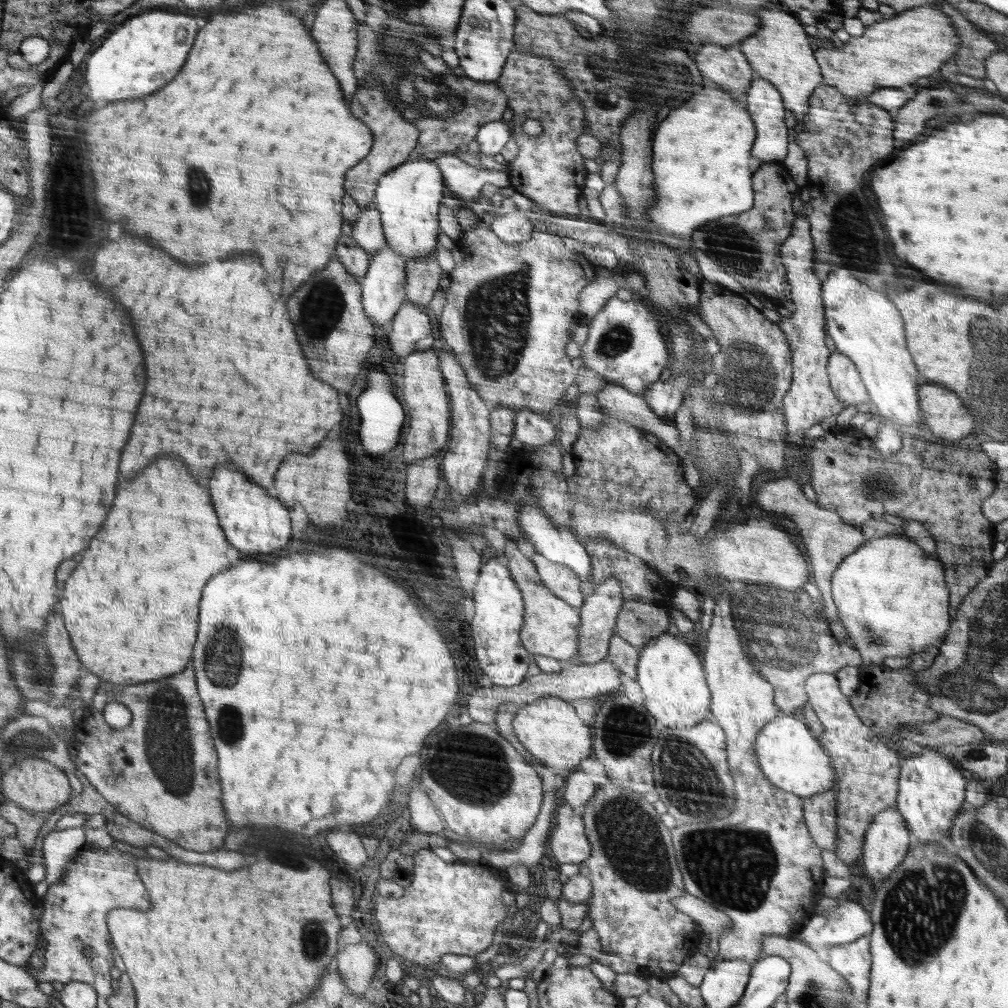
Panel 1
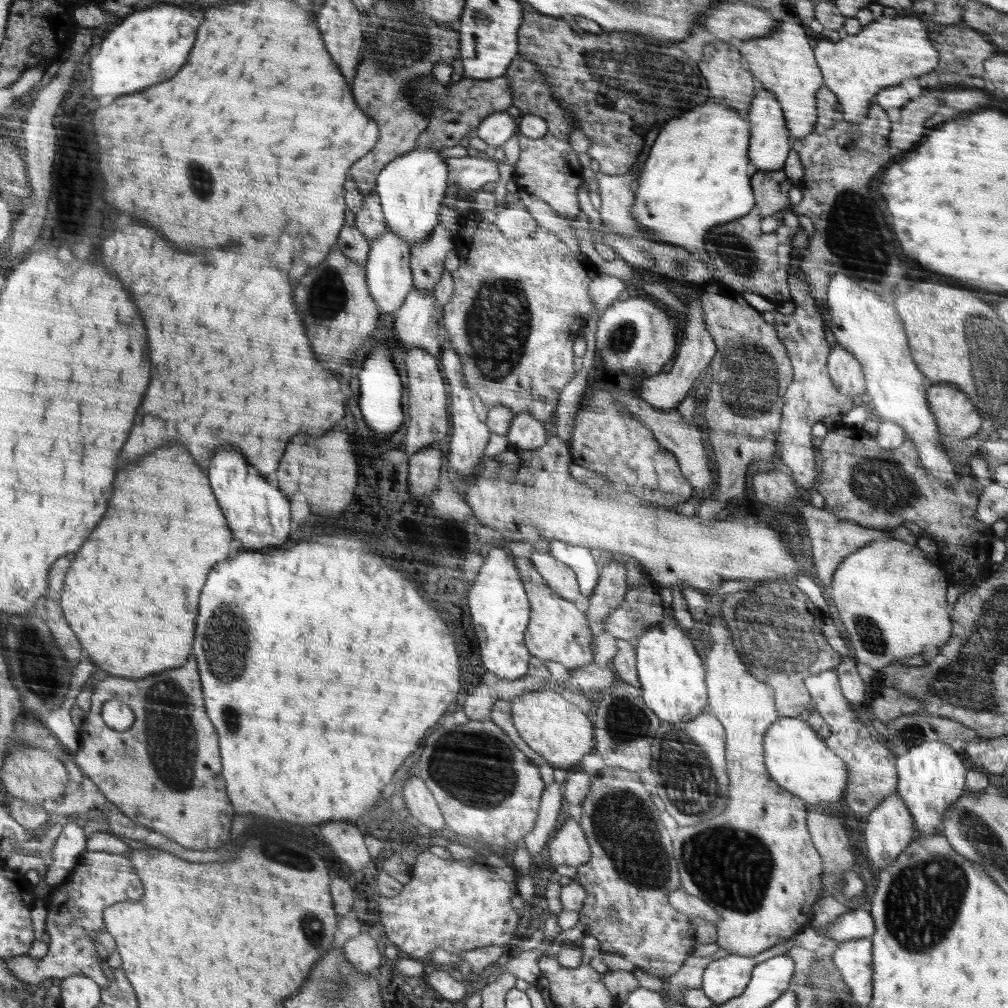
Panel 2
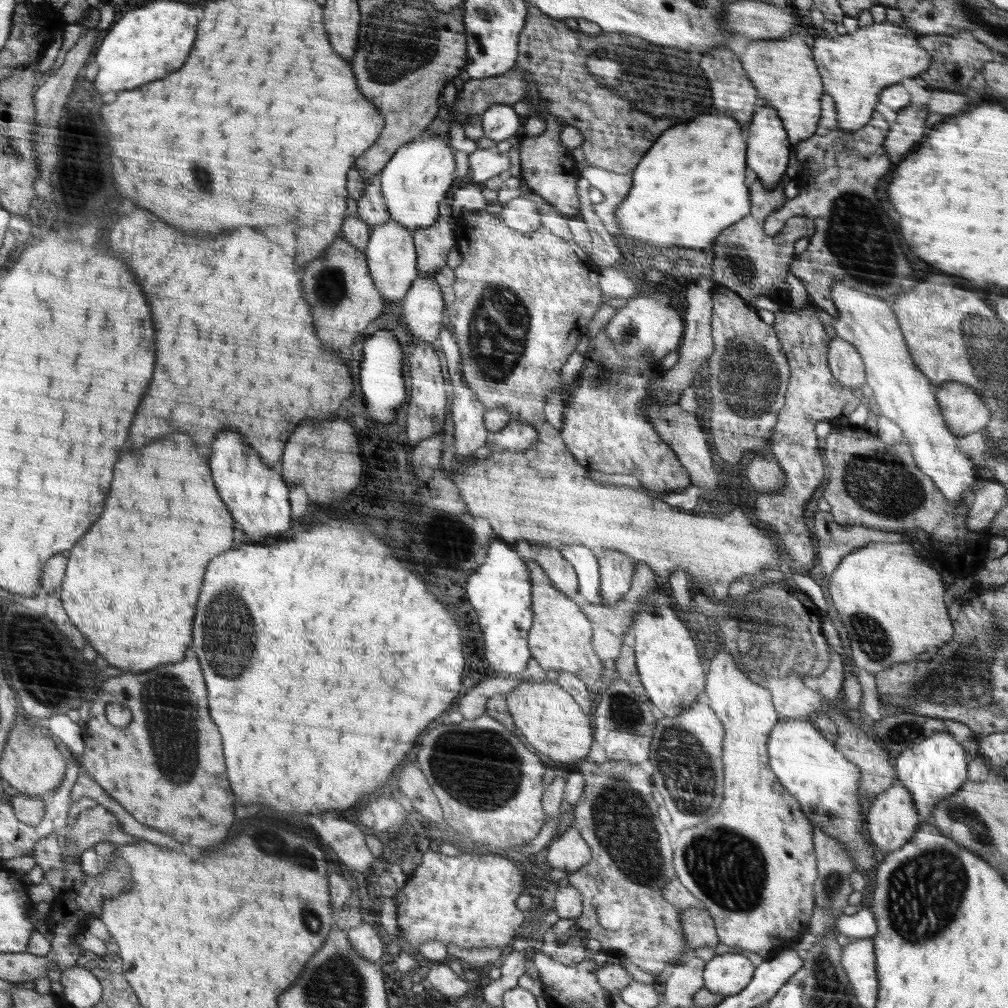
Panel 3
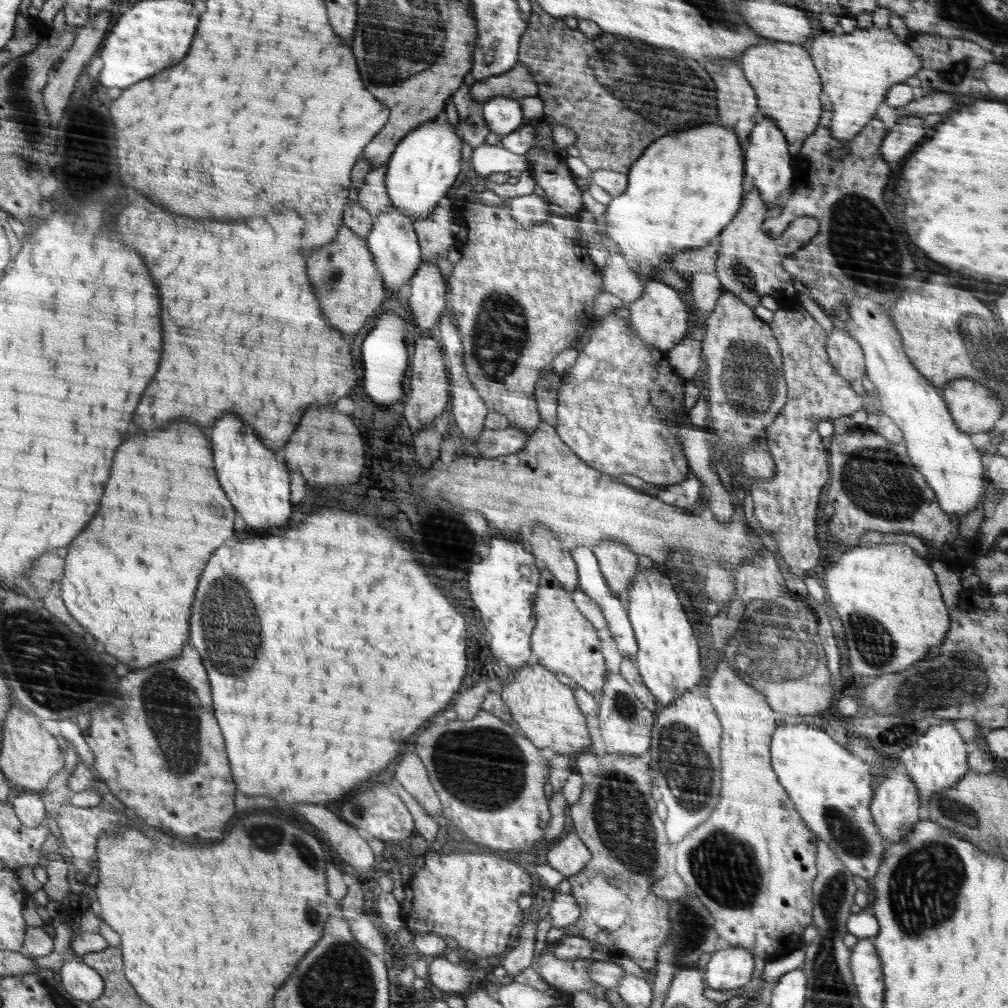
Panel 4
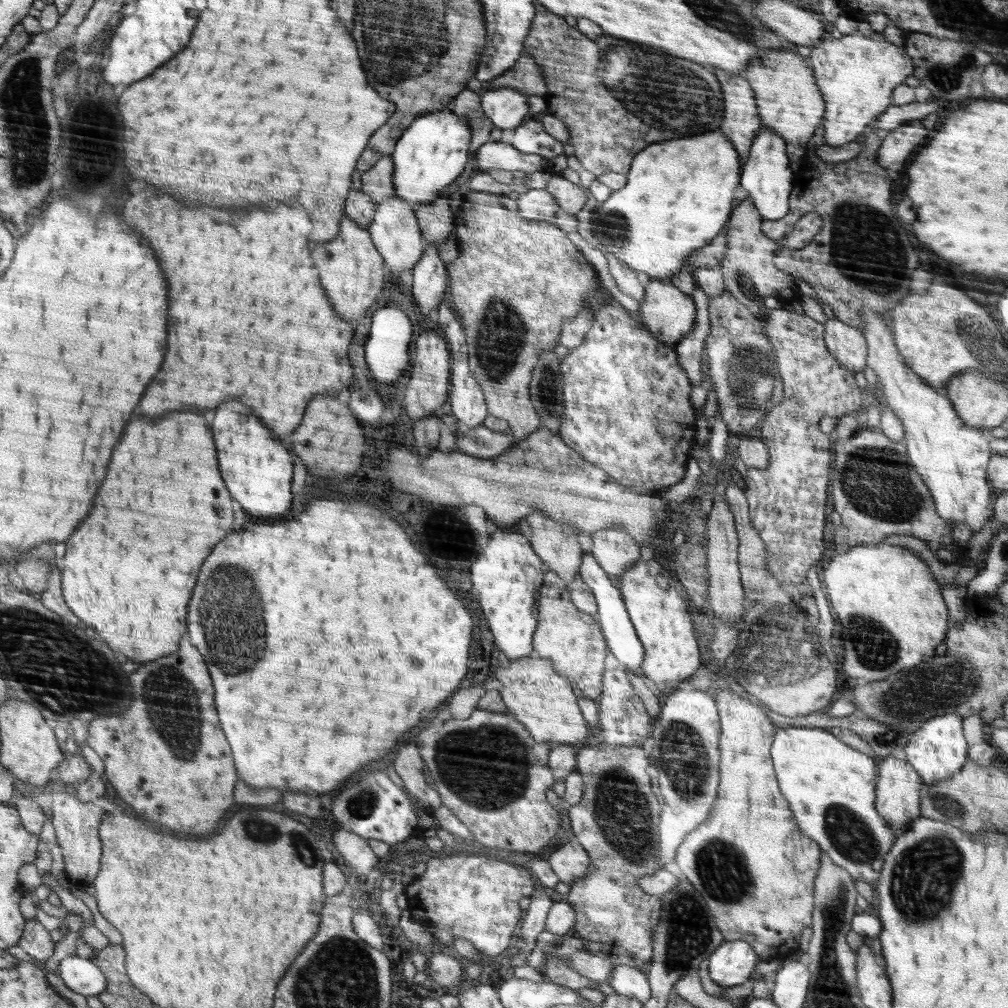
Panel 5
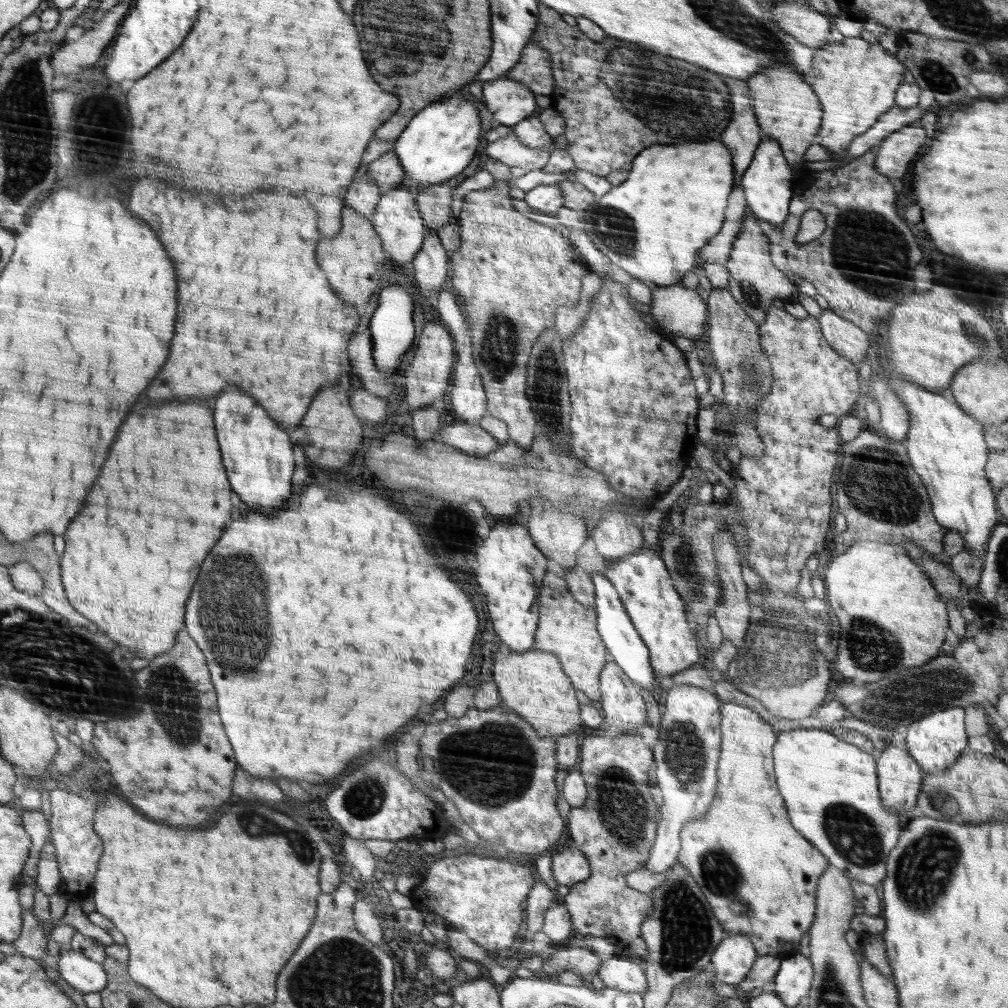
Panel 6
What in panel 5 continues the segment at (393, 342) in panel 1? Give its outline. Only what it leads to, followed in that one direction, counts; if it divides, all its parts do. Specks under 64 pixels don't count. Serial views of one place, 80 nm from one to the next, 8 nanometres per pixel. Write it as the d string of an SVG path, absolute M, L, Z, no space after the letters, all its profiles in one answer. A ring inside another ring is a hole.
M428 244L421 260L412 270L413 283L409 295L414 298L422 315L428 316L444 302L449 284L447 267L438 255L438 246Z

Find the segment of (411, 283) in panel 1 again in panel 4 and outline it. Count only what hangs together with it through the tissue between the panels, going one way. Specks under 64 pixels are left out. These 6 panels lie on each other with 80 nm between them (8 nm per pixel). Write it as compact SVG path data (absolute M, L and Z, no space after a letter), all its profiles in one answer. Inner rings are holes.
M440 206L430 216L418 218L414 227L421 245L421 260L447 256L450 246L457 244L456 234L460 232L450 208Z

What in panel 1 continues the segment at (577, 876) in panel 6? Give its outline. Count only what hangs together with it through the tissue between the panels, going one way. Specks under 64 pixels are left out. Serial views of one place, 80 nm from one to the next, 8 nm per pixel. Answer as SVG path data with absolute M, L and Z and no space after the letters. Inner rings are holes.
M562 802L555 816L558 823L550 835L550 848L559 864L580 864L590 858L585 823L568 802Z

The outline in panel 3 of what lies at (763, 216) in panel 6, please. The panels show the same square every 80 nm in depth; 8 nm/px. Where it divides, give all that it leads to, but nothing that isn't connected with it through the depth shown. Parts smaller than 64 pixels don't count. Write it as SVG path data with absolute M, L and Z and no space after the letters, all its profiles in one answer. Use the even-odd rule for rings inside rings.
M758 103L759 107L752 115L752 120L745 129L746 134L746 162L747 167L756 172L757 178L767 189L774 188L786 176L786 166L790 160L790 141L786 138L786 129L778 110L768 103Z

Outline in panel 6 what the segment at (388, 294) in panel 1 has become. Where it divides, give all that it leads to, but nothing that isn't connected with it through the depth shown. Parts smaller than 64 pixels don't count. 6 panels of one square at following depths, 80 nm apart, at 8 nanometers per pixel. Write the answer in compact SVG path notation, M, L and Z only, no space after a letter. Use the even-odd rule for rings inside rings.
M399 185L394 190L381 195L370 216L374 229L381 237L384 250L394 265L403 266L413 260L424 244L425 237L428 236L426 222L416 201L418 193L419 190L413 186Z

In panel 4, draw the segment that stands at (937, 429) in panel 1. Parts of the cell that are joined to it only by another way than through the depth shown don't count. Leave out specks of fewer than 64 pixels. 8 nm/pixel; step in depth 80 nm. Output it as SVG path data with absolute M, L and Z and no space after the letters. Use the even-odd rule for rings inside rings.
M958 378L947 382L940 389L940 393L944 397L946 406L949 408L949 413L958 430L970 435L983 431L992 431L994 422L1004 414L1001 402L997 402L997 396L991 390L986 390L982 384L978 384L976 380Z

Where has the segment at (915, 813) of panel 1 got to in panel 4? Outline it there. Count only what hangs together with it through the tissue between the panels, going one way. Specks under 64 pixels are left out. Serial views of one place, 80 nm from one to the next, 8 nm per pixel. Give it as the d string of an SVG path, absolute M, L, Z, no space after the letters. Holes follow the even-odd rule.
M954 719L933 721L931 727L914 744L907 746L897 760L905 768L906 775L910 775L920 798L928 799L934 793L952 787L969 770L968 751L953 722Z

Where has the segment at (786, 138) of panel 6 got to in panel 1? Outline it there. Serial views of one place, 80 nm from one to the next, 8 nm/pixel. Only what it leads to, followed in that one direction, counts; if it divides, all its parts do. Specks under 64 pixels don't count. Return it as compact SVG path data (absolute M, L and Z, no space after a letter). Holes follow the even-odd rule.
M776 3L756 7L757 17L761 25L756 33L739 42L738 45L747 58L749 65L758 77L768 79L781 93L786 108L796 114L798 122L794 128L802 133L803 118L809 112L809 102L818 85L824 81L820 73L820 65L816 62L812 48L808 46L808 36L802 24L790 14L776 8Z

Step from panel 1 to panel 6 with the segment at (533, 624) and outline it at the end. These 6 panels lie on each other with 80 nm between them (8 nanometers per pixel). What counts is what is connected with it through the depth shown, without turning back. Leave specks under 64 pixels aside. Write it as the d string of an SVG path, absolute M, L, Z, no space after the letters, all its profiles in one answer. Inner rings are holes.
M551 571L546 574L546 590L542 590L542 626L537 626L537 629L538 642L534 642L534 648L542 652L556 654L560 658L562 667L564 667L565 673L569 675L573 686L598 704L601 693L601 670L605 668L606 657L610 652L597 629L597 611L591 606L582 606L571 593L568 583L563 578L558 578Z

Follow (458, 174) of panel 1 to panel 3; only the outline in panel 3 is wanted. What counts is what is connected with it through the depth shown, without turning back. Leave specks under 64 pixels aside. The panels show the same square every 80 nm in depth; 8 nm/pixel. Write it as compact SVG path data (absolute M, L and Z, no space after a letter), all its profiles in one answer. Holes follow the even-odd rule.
M478 148L468 156L468 166L472 184L484 185L489 178L498 176L511 165L508 153L500 152L497 148Z

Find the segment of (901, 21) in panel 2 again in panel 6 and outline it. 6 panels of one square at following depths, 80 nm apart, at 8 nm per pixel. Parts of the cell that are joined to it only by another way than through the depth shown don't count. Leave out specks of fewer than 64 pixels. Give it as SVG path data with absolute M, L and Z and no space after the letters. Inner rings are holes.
M862 37L845 38L842 42L830 42L820 47L812 63L812 87L824 111L817 143L833 154L828 166L837 167L844 162L852 140L864 134L878 120L878 116L894 106L894 94L897 94L904 76L904 63L896 54L892 56L886 52L880 43L872 44Z

